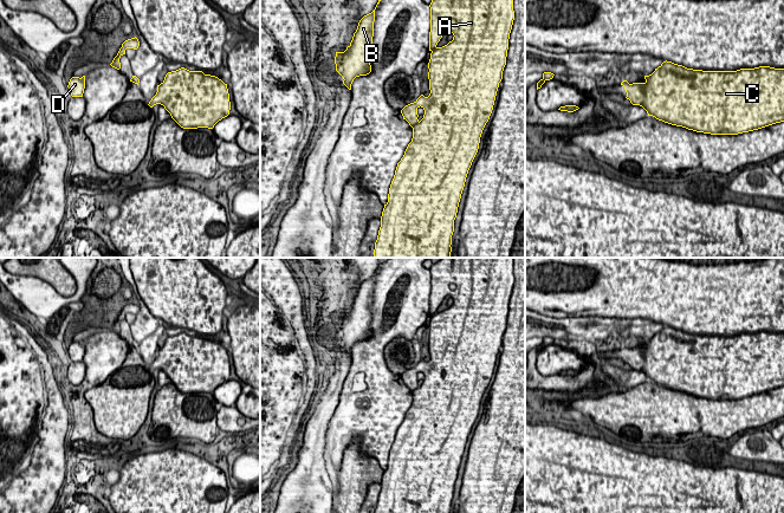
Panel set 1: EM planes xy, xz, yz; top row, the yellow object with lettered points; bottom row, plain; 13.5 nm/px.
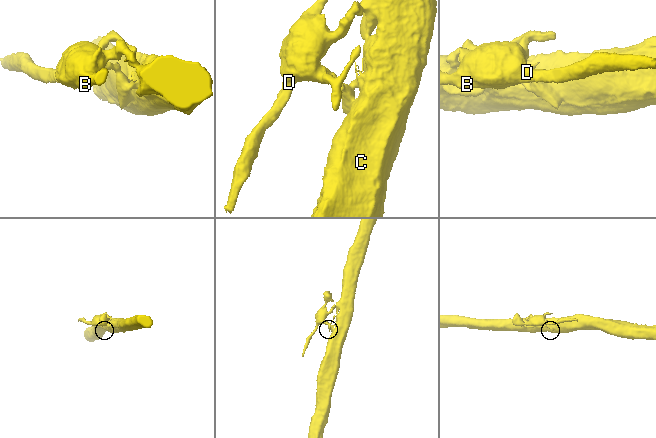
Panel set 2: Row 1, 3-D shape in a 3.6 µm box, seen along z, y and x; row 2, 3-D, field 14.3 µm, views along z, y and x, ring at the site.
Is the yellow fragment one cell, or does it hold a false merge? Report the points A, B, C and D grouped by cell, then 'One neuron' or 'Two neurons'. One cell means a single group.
Groups: A C / B D. Two neurons

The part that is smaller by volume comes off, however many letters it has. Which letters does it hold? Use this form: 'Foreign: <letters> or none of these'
Foreign: B, D

